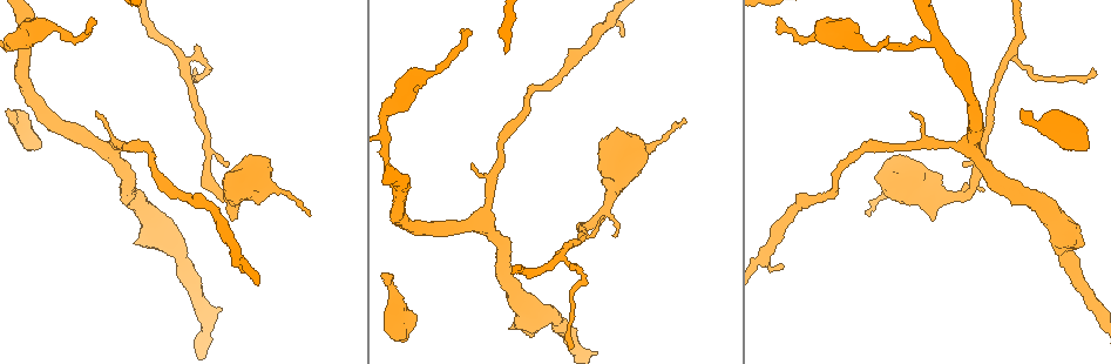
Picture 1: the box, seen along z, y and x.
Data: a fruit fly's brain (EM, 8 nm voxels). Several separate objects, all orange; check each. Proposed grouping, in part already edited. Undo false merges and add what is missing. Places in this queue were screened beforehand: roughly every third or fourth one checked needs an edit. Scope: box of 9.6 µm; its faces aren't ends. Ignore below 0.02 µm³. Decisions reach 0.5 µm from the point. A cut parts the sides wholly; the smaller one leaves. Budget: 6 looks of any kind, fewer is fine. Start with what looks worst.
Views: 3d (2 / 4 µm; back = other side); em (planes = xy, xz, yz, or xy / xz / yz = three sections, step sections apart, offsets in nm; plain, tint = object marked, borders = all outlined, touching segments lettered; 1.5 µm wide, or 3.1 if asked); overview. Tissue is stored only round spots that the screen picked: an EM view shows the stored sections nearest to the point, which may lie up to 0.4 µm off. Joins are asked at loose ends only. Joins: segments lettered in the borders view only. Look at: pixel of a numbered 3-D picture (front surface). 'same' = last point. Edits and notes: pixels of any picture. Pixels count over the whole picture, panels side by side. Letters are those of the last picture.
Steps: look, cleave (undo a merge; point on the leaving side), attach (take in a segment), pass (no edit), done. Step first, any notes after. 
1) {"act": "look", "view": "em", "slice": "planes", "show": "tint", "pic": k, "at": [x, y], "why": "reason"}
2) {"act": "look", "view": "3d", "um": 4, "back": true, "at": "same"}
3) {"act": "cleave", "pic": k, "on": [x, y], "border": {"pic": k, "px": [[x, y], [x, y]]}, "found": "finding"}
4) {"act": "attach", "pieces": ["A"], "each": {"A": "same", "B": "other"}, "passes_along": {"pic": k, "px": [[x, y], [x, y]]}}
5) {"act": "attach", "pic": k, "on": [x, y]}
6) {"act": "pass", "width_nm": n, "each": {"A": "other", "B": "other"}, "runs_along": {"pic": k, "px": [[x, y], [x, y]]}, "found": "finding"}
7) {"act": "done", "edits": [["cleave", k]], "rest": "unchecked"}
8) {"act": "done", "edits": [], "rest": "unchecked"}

{"act": "look", "view": "em", "slice": "planes", "show": "borders", "pic": 1, "at": [682, 123], "why": "free end"}

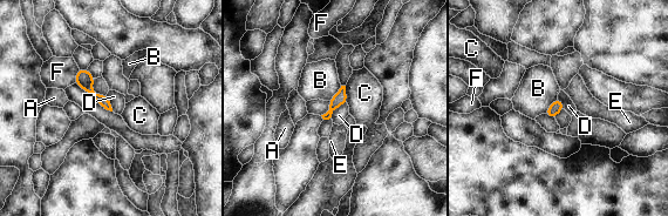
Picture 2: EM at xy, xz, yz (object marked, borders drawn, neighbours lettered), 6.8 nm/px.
{"act": "pass", "each": {"A": "other", "B": "other", "C": "other", "D": "other", "E": "other", "F": "other"}, "border": {"pic": 2, "px": [[346, 102], [341, 103], [331, 116]]}, "found": "none of them fits"}

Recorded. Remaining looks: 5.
{"act": "look", "view": "em", "slice": "planes", "show": "borders", "pic": 1, "at": [469, 32], "why": "long arm stops here"}

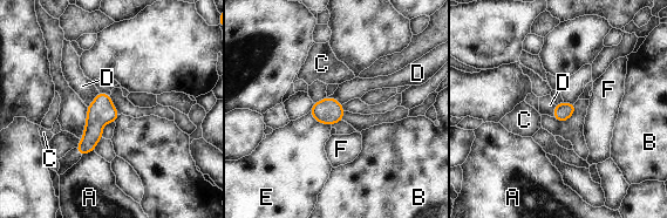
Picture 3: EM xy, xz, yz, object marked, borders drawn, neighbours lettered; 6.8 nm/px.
{"act": "pass", "width_nm": 120, "longest_contact_nm": ["E", 180], "each": {"A": "other", "B": "other", "C": "other", "D": "other", "E": "other", "F": "other"}, "found": "no lettered segment goes on from it"}

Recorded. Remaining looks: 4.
{"act": "look", "view": "3d", "um": 2, "pic": 1, "at": [386, 330], "why": "stops while still wide"}

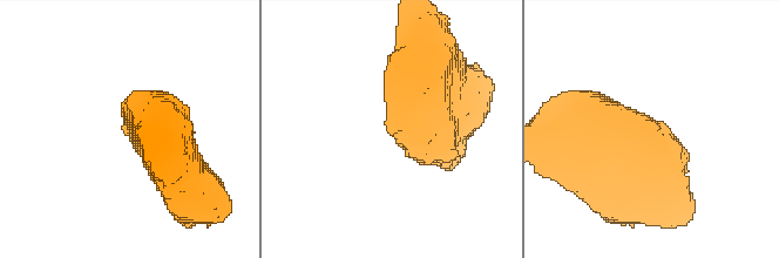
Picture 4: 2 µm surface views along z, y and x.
{"act": "look", "view": "em", "slice": "planes", "show": "borders", "pic": 4, "at": [387, 133], "why": "shape alone is not enough"}

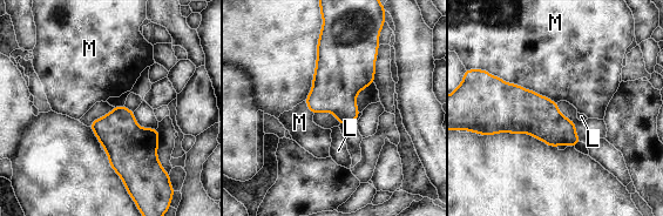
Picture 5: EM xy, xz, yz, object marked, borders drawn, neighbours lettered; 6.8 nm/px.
{"act": "pass", "each": {"L": "other", "M": "other"}, "found": "none of them fits"}

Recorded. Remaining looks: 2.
{"act": "done", "edits": [], "rest": "unchecked"}

